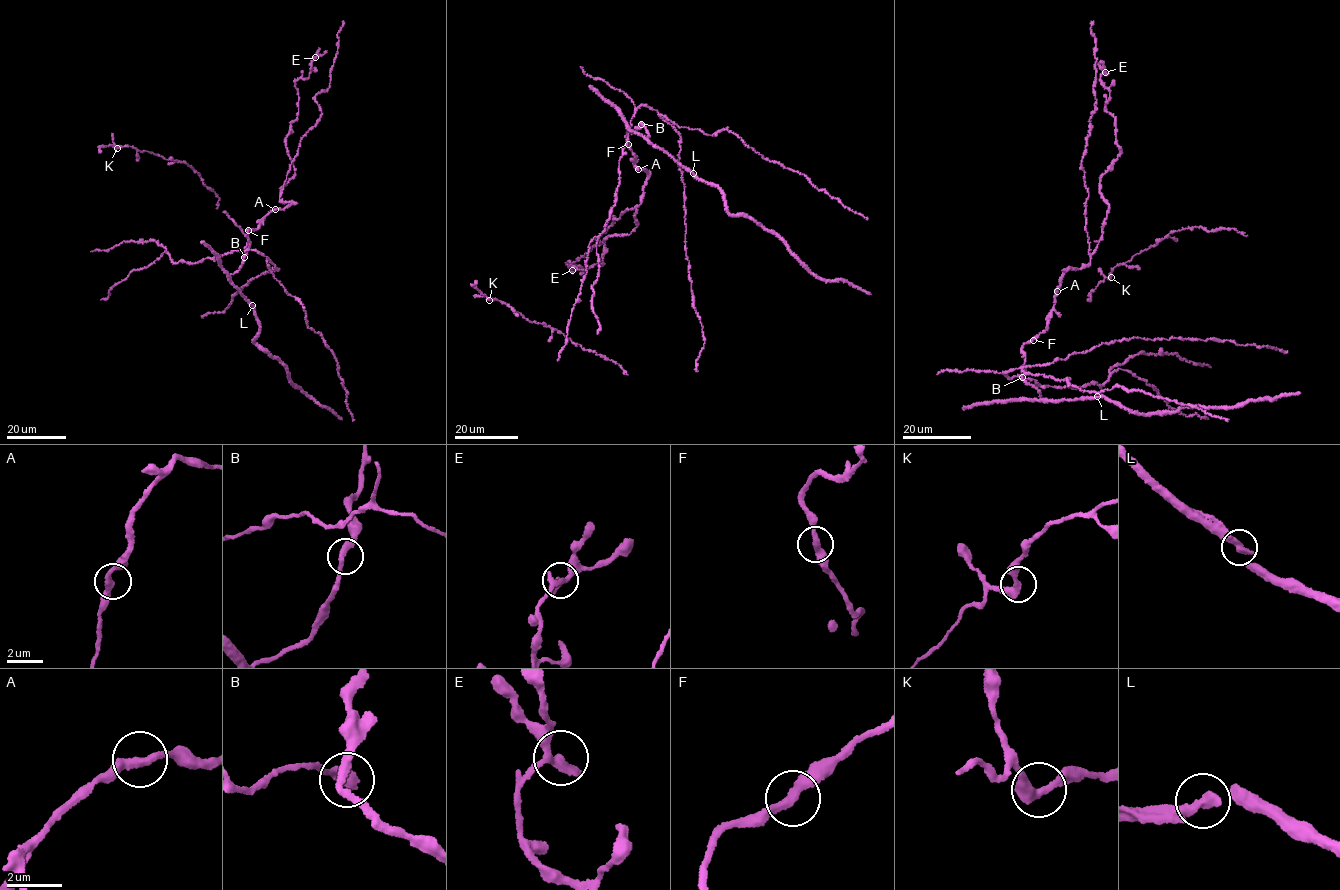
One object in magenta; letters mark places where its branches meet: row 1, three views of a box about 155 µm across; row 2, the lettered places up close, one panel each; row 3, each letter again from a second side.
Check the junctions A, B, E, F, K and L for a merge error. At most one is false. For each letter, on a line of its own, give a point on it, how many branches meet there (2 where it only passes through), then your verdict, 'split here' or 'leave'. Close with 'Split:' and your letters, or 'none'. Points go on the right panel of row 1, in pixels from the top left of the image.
A: place (1057, 291); branches 2; leave
B: place (1022, 377); branches 2; leave
E: place (1105, 72); branches 2; leave
F: place (1033, 340); branches 2; leave
K: place (1111, 277); branches 2; leave
L: place (1097, 396); branches 2; leave
Split: none

